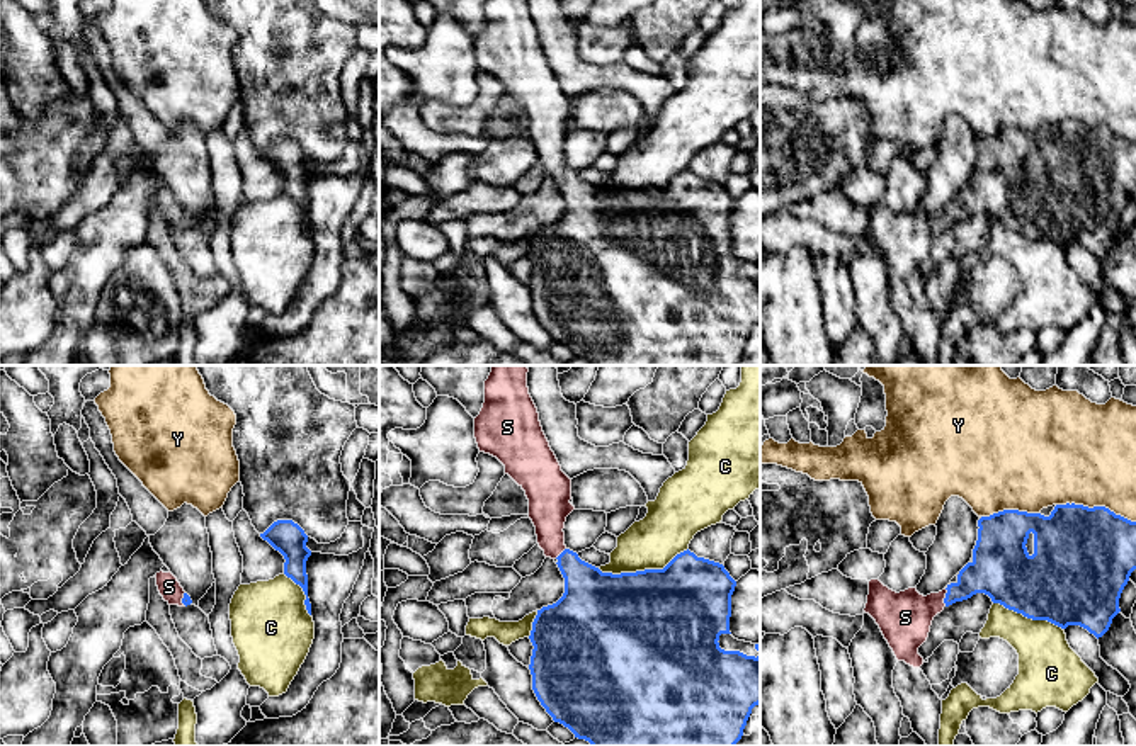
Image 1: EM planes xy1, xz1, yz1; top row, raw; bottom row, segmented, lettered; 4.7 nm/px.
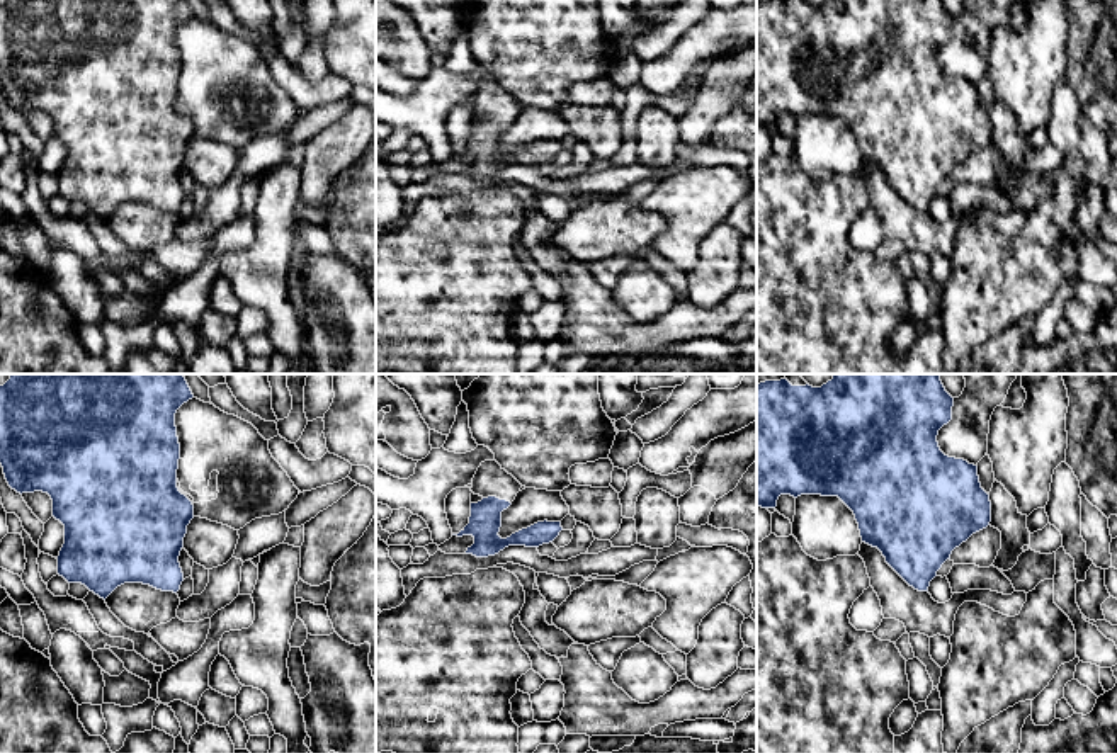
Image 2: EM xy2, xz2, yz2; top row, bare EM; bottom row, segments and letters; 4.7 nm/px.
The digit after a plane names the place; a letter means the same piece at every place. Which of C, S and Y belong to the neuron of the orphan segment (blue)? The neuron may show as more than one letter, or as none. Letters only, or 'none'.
S

